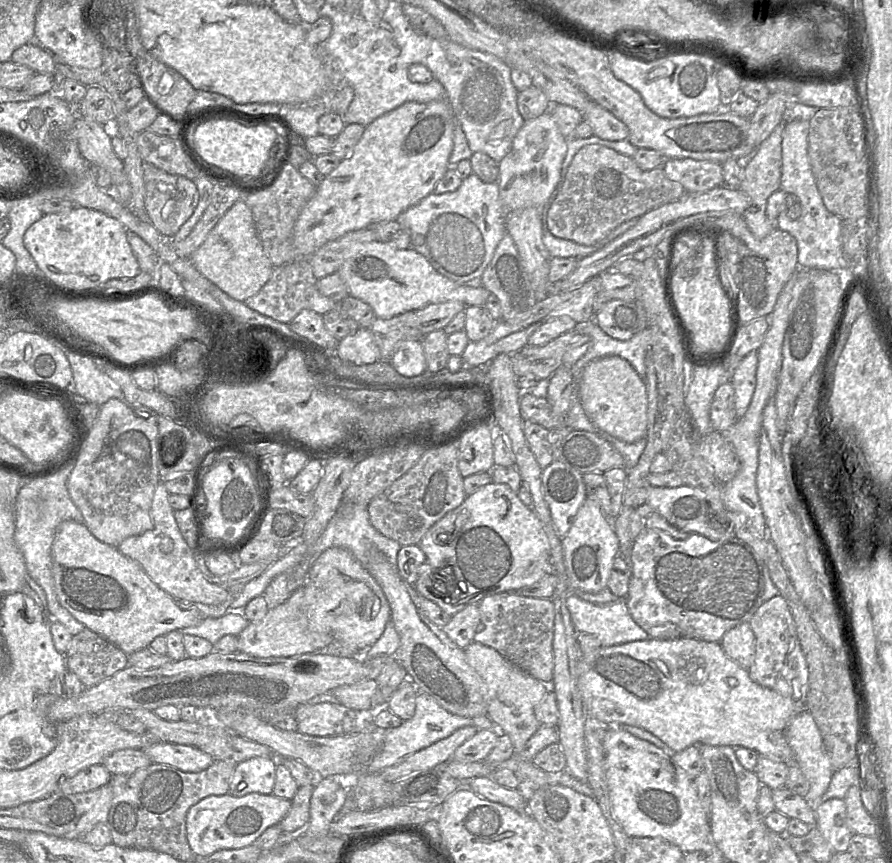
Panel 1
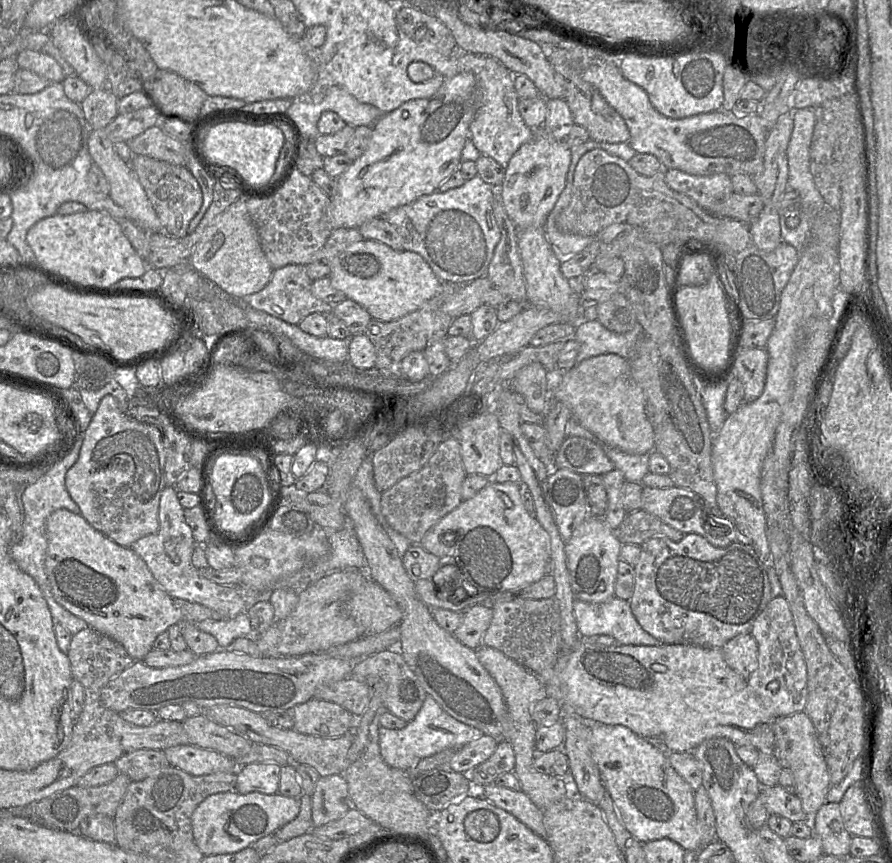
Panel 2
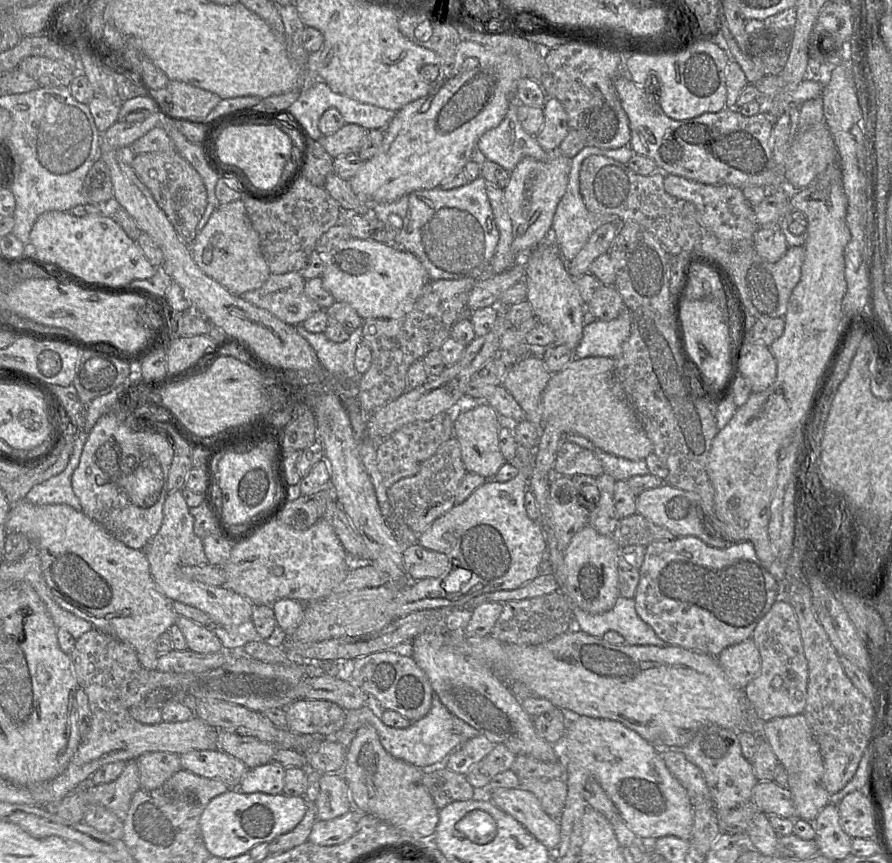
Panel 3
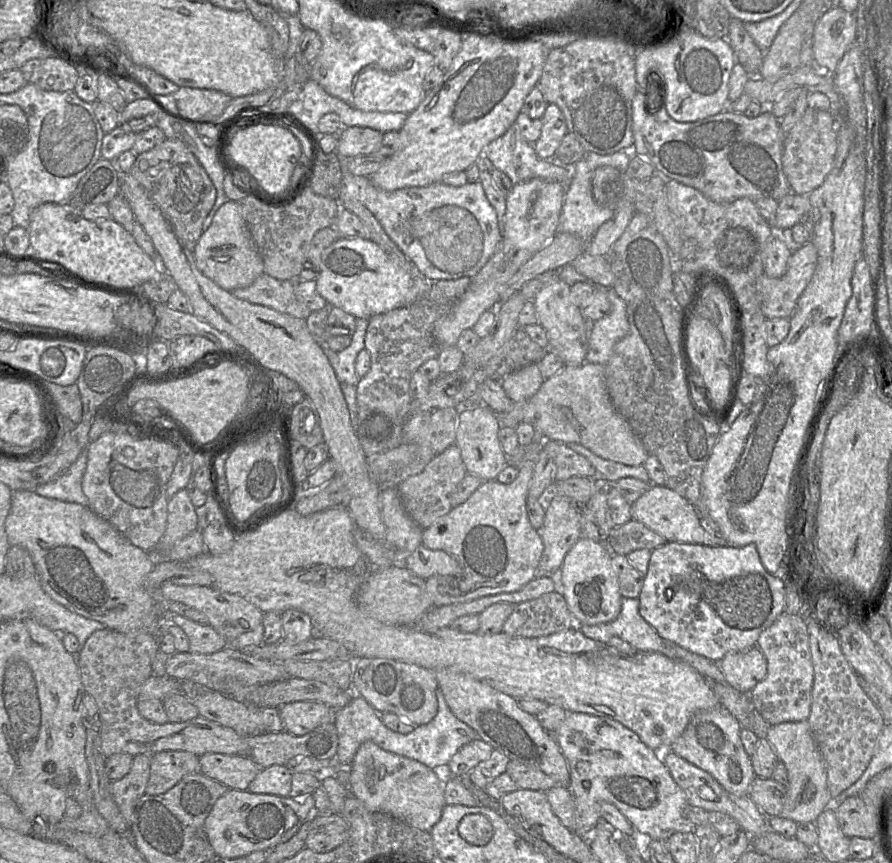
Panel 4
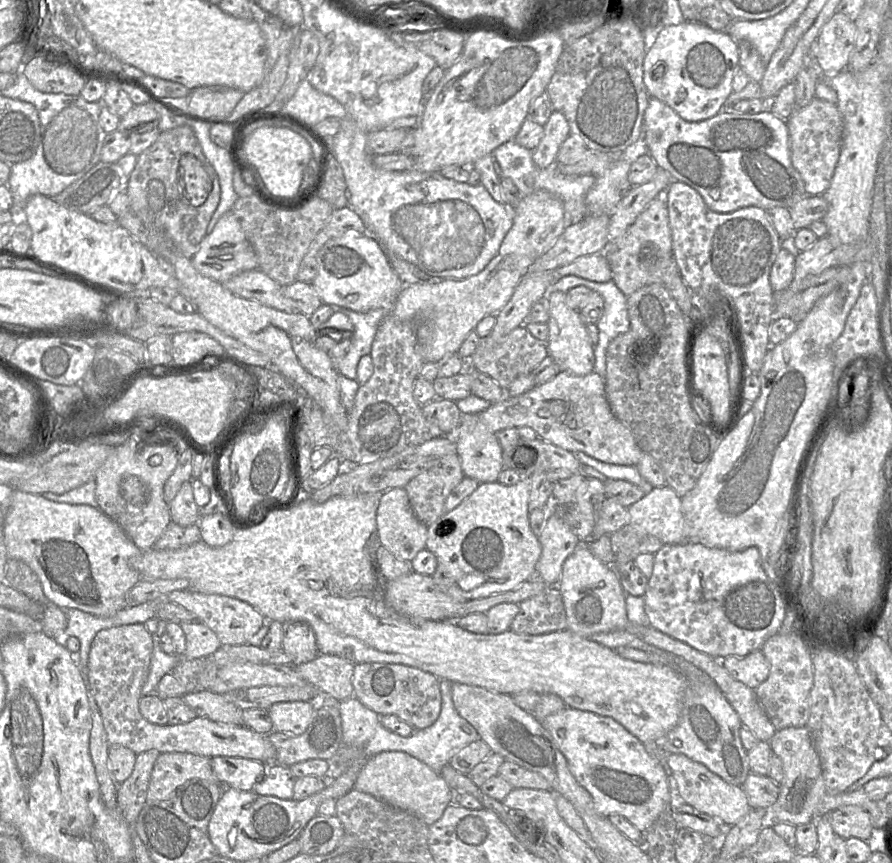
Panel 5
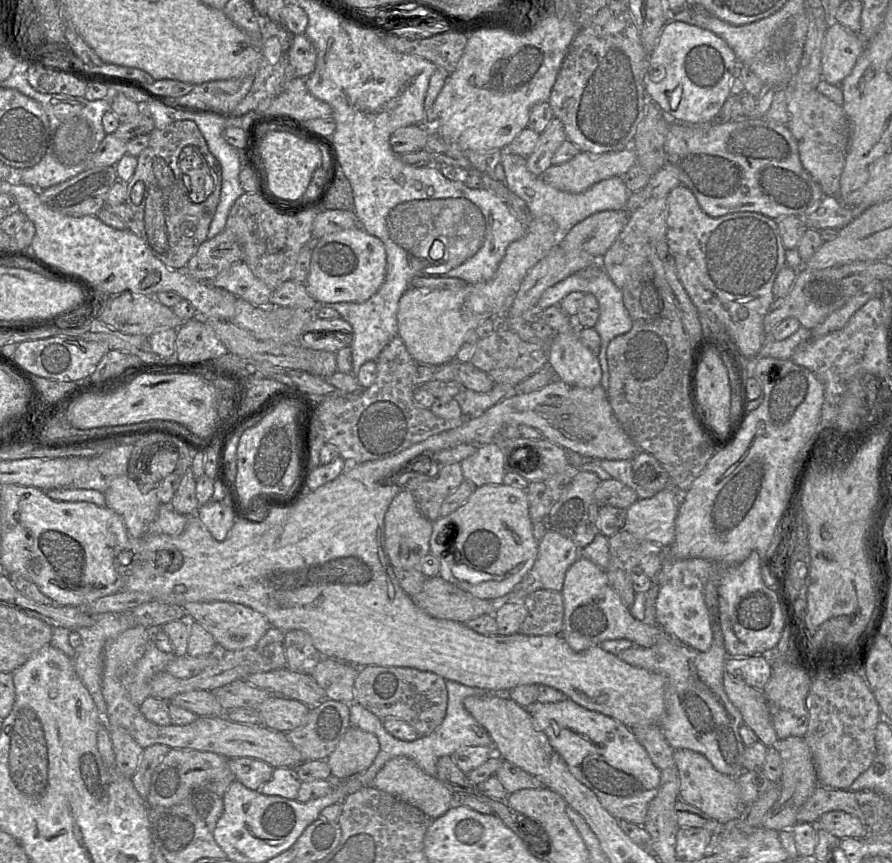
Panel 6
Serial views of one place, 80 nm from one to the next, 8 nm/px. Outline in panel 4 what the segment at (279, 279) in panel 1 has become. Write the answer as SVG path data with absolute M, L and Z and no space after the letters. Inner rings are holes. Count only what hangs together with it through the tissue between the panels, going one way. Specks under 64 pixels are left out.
M263 273L250 286L232 291L239 299L306 320L311 311L296 298L295 281L278 280Z

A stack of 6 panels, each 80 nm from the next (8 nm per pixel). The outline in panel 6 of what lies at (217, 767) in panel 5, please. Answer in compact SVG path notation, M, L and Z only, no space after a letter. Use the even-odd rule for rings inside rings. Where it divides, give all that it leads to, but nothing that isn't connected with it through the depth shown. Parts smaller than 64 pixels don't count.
M230 758L228 766L235 781L254 791L272 778L274 770L271 765L256 758Z

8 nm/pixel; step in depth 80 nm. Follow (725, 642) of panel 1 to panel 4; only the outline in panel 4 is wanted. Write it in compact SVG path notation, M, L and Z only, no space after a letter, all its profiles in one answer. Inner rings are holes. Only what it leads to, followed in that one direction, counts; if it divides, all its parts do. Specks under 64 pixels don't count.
M753 646L728 652L719 662L725 681L736 690L749 694L767 675L767 661L762 651Z

